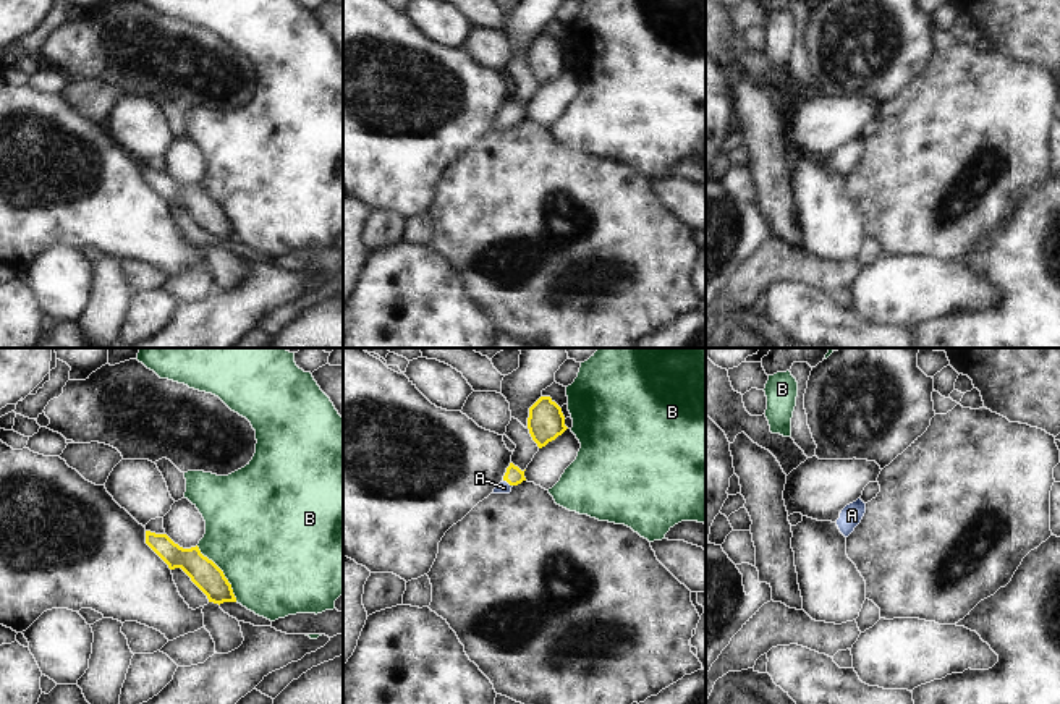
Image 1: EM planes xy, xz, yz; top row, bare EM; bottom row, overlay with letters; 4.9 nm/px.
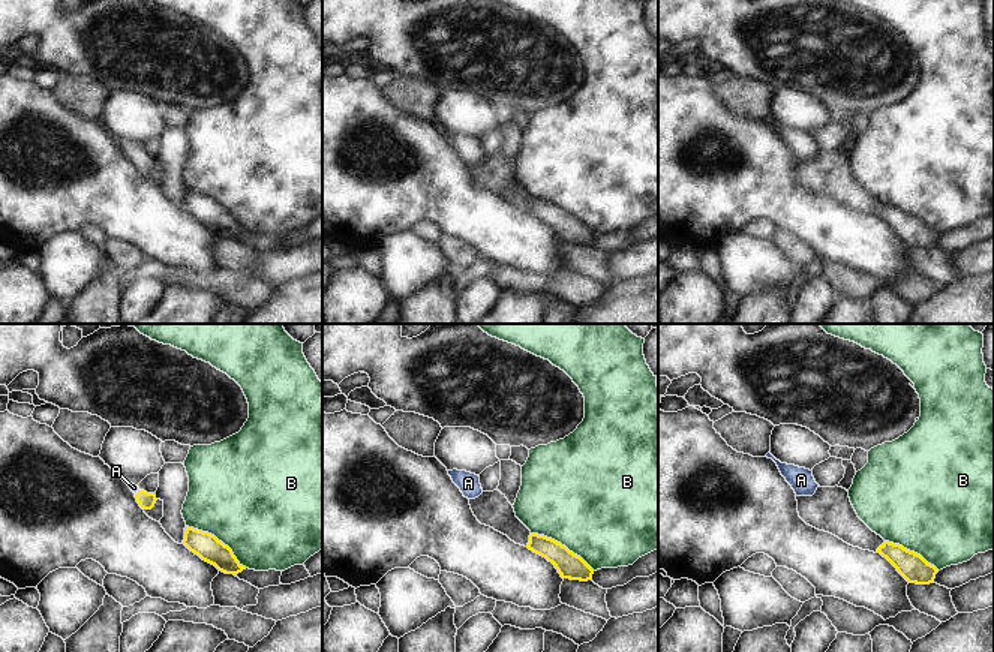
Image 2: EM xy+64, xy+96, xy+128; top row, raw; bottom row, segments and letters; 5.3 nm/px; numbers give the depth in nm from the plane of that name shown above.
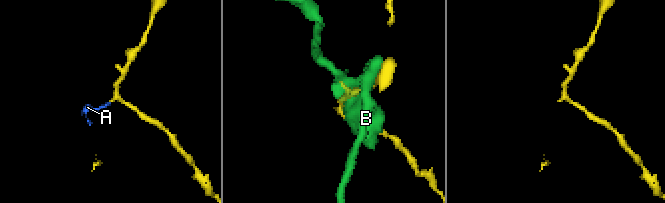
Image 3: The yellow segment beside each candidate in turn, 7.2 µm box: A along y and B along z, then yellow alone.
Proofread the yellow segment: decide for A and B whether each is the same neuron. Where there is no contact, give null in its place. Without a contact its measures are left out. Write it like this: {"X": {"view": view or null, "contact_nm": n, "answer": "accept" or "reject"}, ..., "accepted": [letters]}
{"A": {"view": "xz", "contact_nm": 60, "answer": "accept"}, "B": {"view": "xy", "contact_nm": 340, "answer": "reject"}, "accepted": ["A"]}

